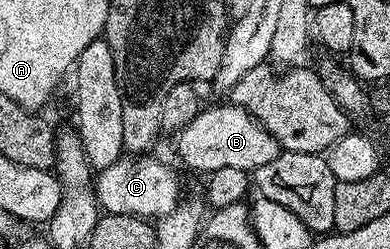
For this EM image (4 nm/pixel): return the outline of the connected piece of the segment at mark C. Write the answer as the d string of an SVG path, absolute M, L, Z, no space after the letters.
M123 157L97 174L95 197L107 214L159 219L175 210L181 198L180 183L170 168L150 158Z

